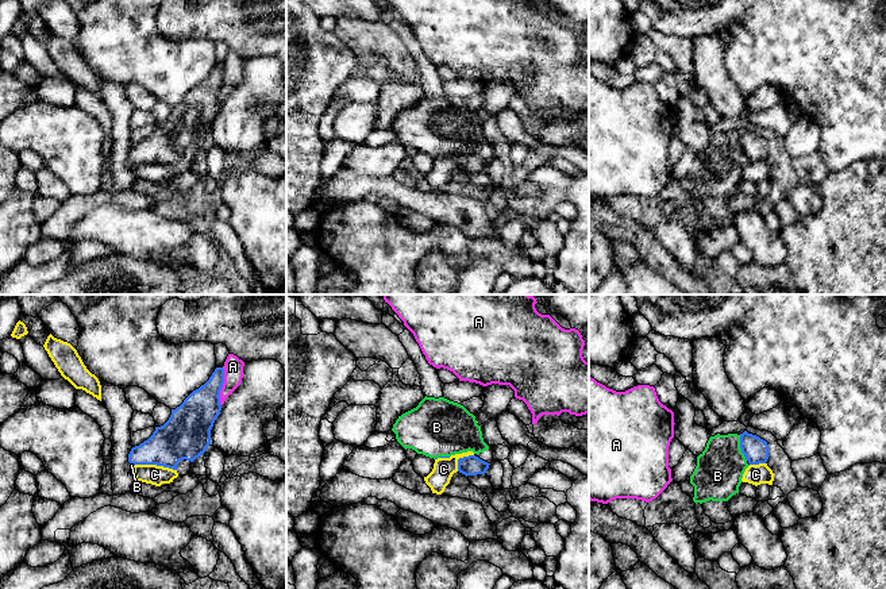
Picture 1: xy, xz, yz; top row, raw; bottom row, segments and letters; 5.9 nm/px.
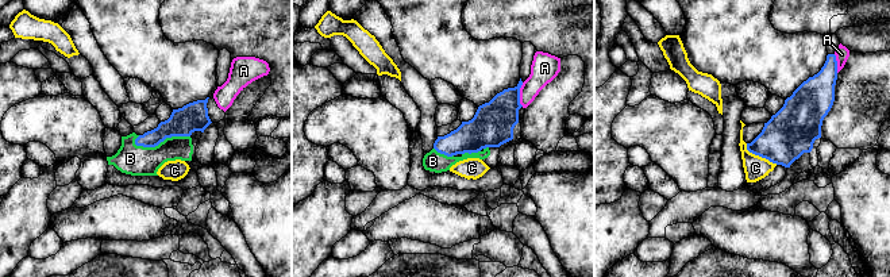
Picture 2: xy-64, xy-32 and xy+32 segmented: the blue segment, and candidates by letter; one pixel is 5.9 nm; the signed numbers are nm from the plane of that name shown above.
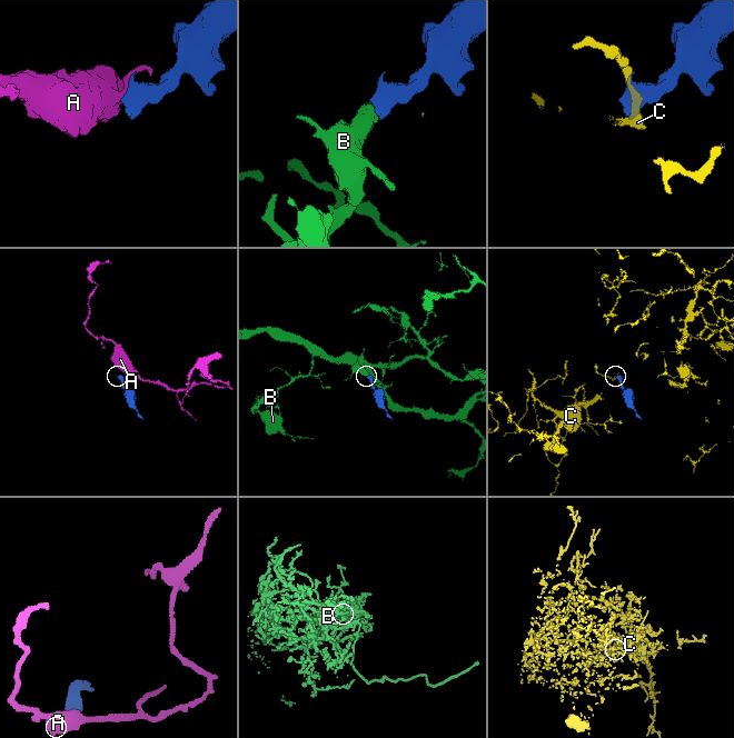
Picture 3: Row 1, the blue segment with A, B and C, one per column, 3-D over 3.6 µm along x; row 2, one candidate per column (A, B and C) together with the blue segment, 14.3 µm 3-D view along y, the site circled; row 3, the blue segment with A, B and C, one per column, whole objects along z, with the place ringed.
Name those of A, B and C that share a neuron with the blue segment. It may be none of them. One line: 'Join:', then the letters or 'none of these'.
Join: B

